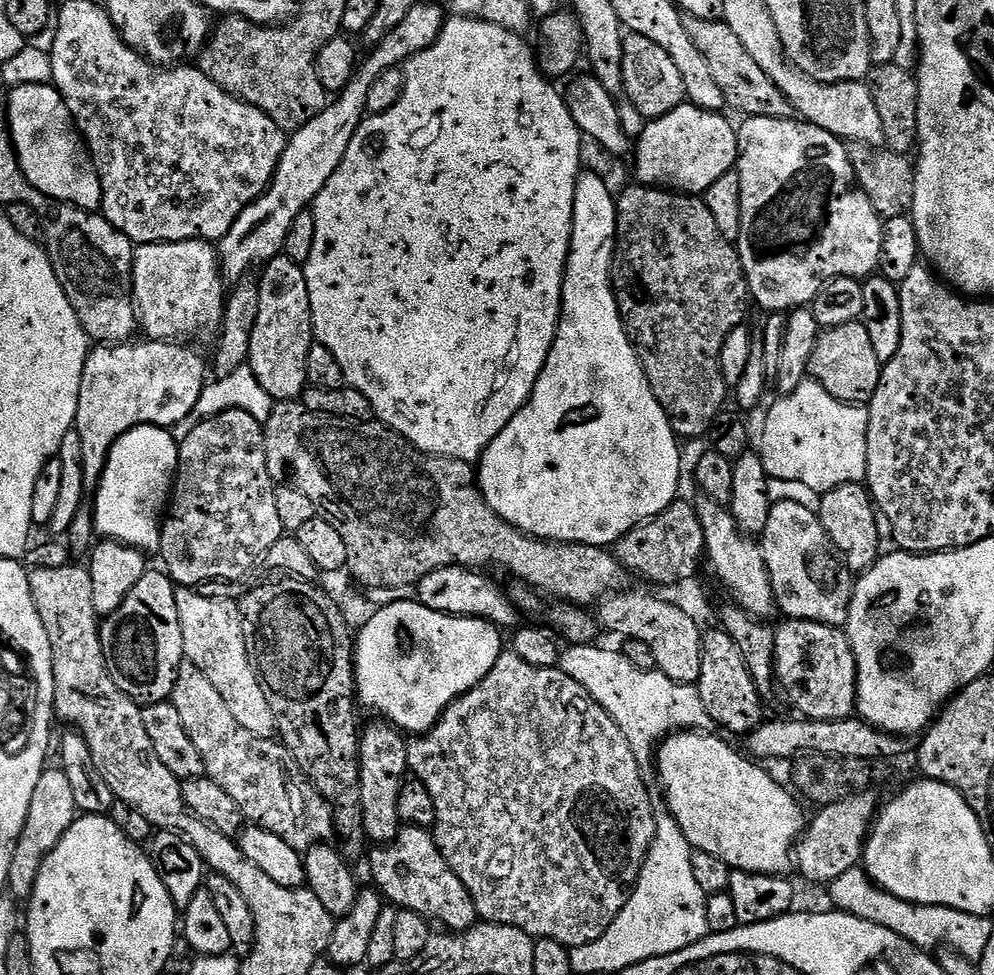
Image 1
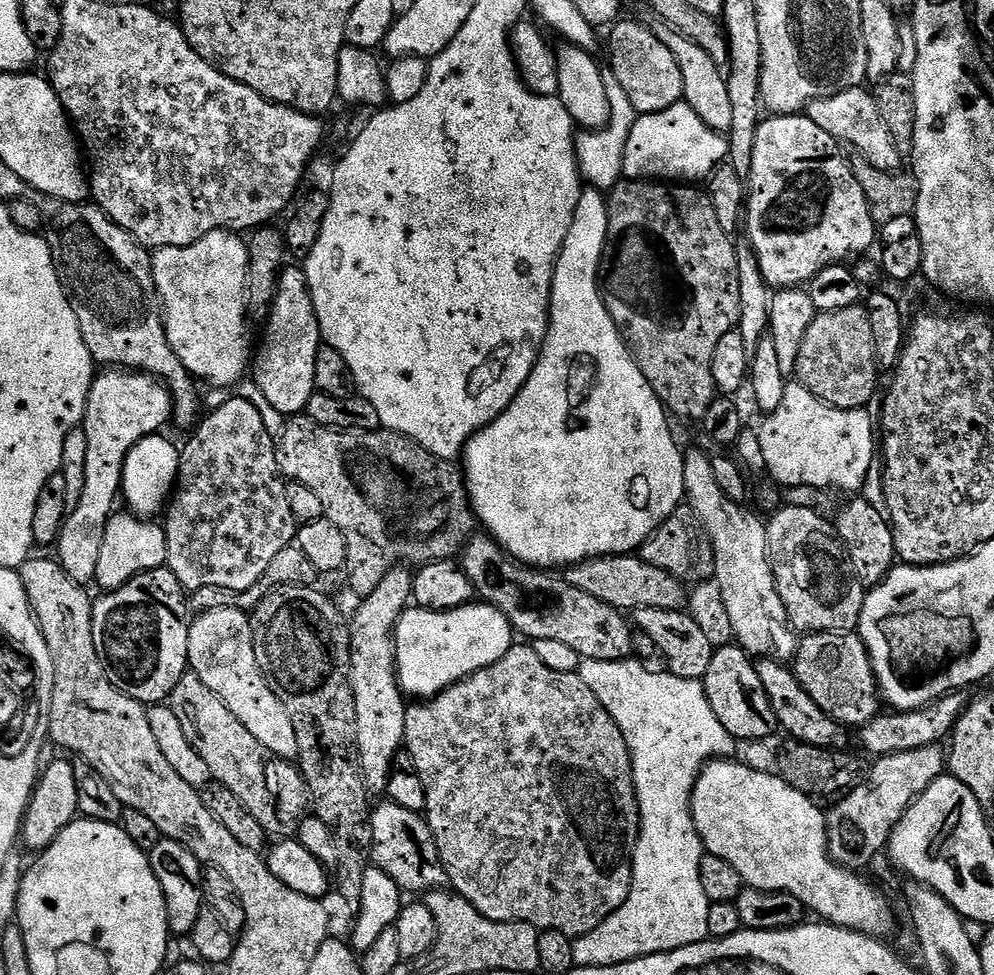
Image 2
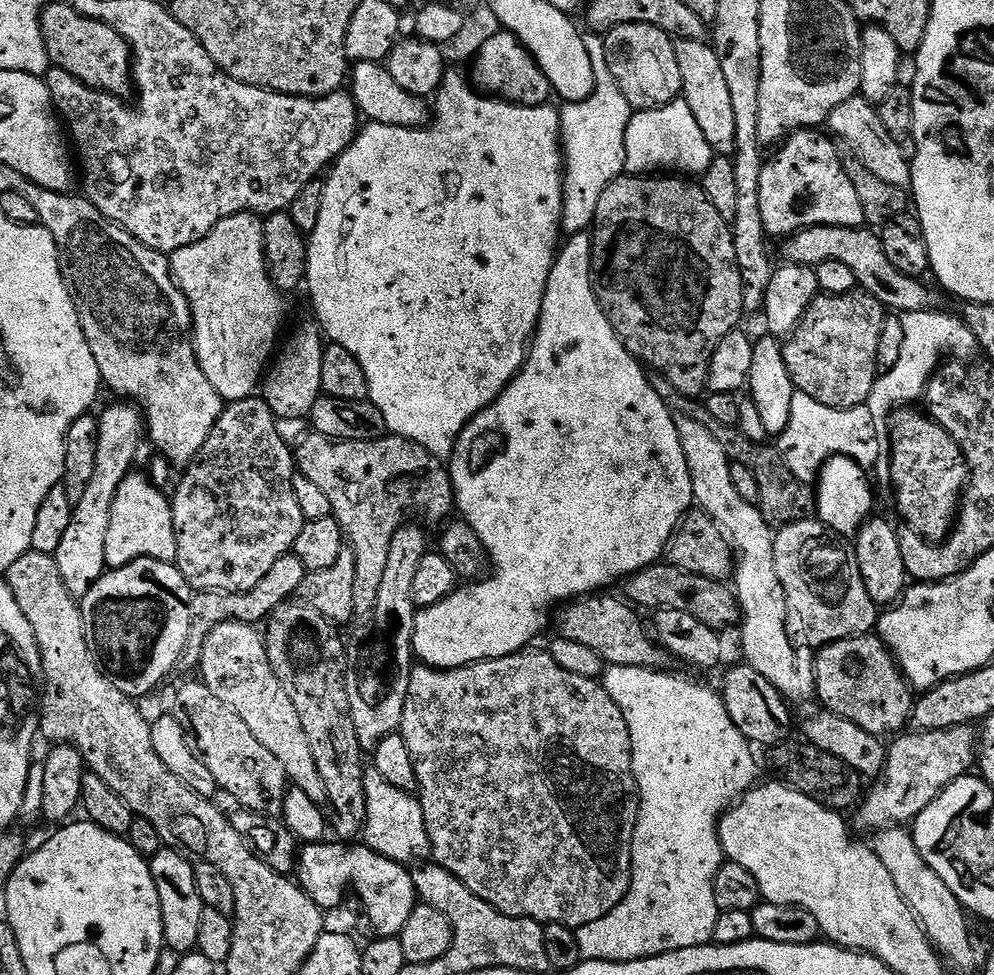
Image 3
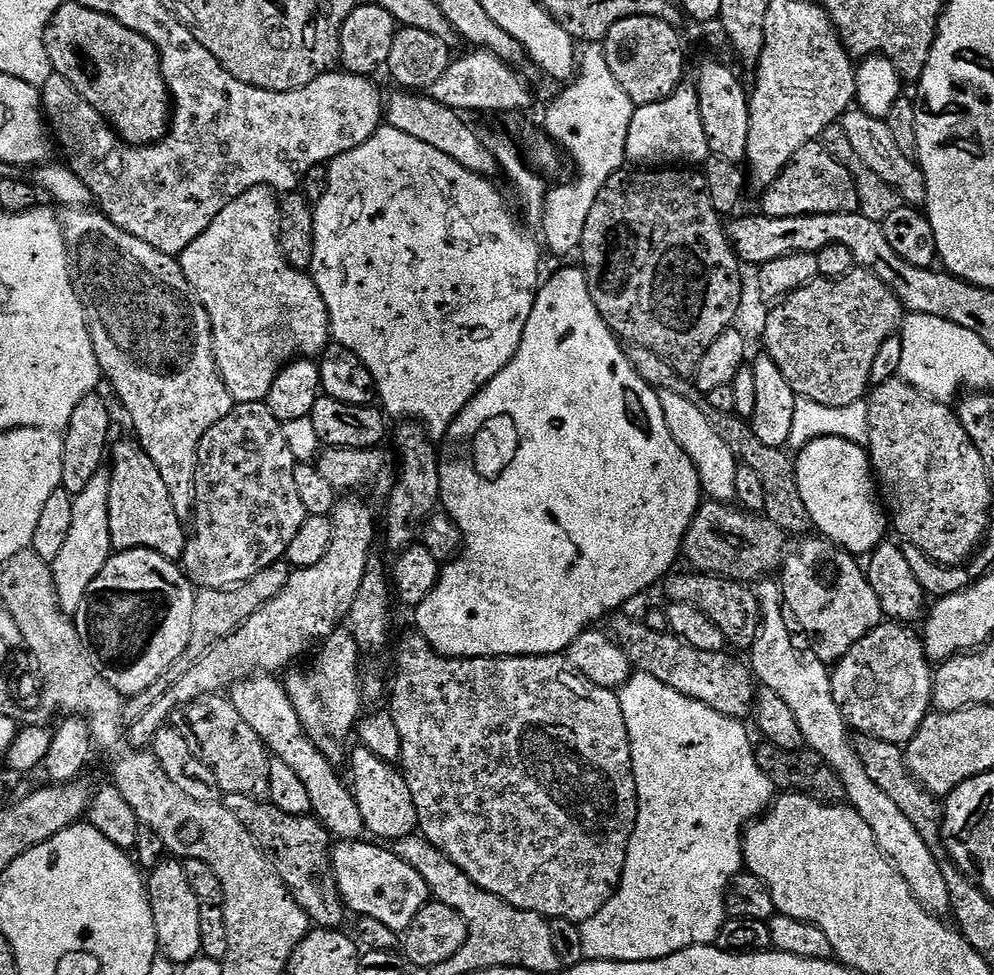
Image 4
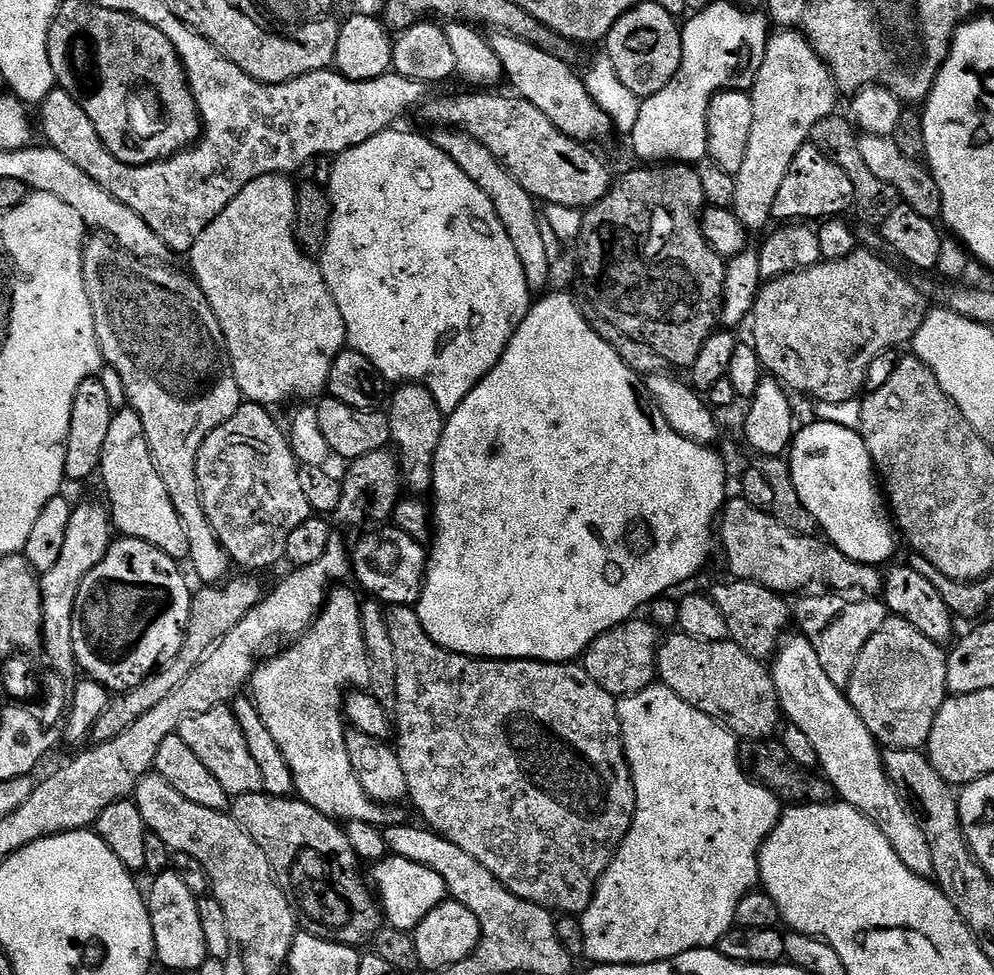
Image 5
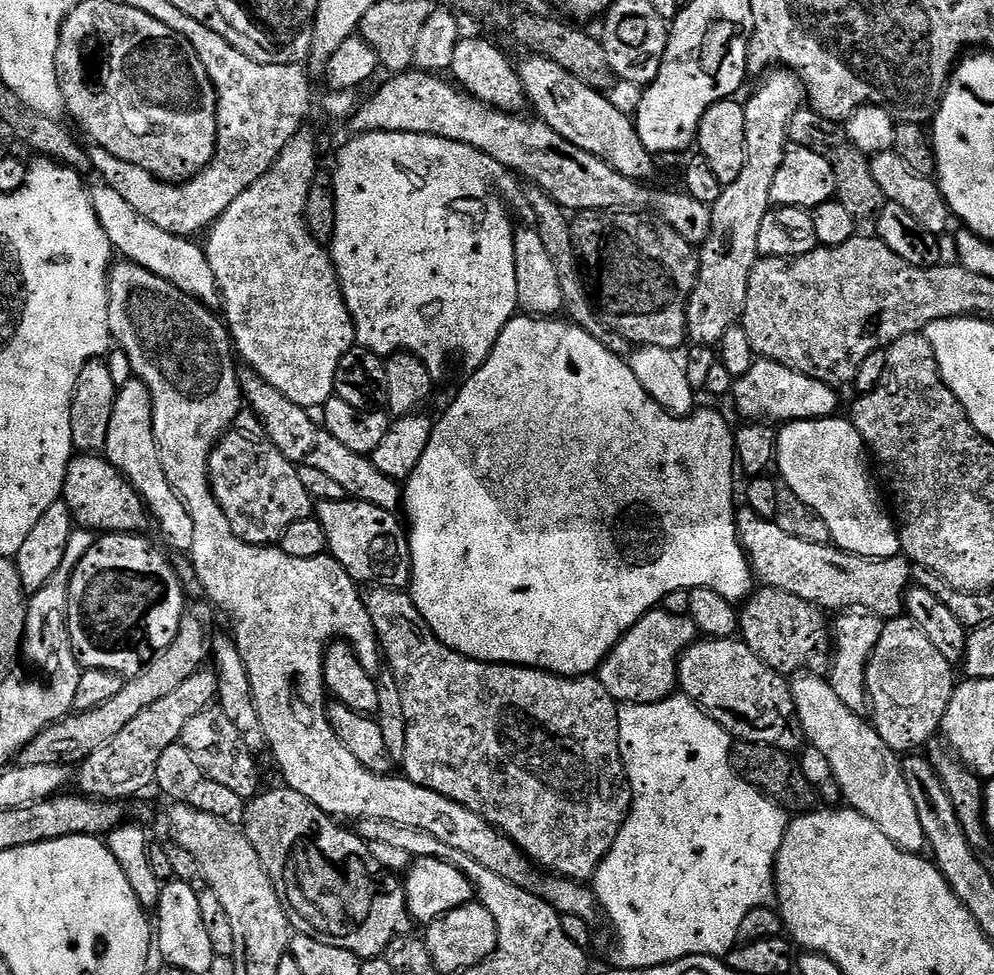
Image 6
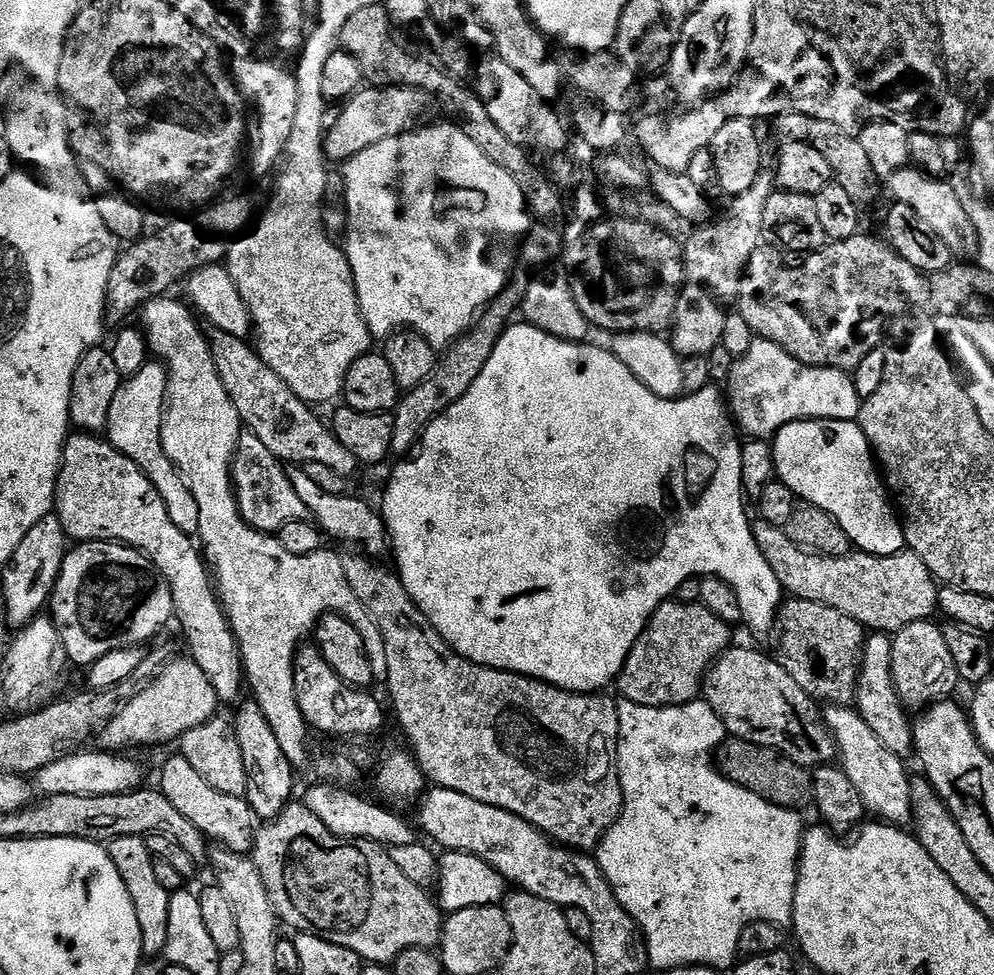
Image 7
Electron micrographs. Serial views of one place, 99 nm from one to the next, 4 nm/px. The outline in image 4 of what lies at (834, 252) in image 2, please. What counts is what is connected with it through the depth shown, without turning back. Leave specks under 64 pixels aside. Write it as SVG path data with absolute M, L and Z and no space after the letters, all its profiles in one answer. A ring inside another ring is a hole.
M813 142L802 146L798 154L782 170L771 186L763 193L763 215L790 218L802 214L834 214L854 212L860 207L858 190L852 175L824 149L823 143Z

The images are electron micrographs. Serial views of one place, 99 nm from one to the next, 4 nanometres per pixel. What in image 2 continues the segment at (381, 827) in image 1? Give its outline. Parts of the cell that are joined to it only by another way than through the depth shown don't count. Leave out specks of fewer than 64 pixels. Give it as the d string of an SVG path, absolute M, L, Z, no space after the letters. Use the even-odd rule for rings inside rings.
M408 566L392 568L374 586L370 595L359 601L356 613L350 616L350 682L354 690L354 718L356 719L356 745L360 759L360 773L369 793L387 793L388 779L396 755L404 748L406 714L409 705L404 704L406 693L400 688L396 676L396 624L413 603L413 569Z

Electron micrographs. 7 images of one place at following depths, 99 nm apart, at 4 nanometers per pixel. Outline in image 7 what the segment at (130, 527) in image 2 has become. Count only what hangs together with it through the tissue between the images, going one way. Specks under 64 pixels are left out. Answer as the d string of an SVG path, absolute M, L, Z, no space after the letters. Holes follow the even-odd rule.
M160 362L144 364L142 370L127 377L121 383L118 394L114 394L114 402L110 406L106 439L119 452L126 454L126 458L130 458L130 462L134 462L134 466L138 466L138 470L142 470L142 474L150 478L150 482L154 482L154 490L158 490L158 494L162 494L162 502L166 502L170 522L174 522L174 526L178 526L182 534L195 537L200 530L198 502L194 502L194 494L186 486L182 474L176 469L176 463L166 454L160 437L167 403L167 367Z

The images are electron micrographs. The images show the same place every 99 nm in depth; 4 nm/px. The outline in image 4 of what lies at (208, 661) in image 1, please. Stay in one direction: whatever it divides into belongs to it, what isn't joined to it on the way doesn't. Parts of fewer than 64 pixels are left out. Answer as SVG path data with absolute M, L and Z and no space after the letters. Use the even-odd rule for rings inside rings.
M257 674L247 680L239 681L230 689L230 699L234 710L242 714L242 719L258 734L258 738L264 747L275 759L286 762L298 778L302 778L302 786L310 793L310 806L312 816L320 821L320 824L329 837L337 841L358 840L365 835L362 810L358 810L358 802L352 797L349 785L340 781L336 773L337 765L327 760L321 754L313 740L304 733L302 722L298 718L298 712L290 702L288 692L283 683L272 674Z

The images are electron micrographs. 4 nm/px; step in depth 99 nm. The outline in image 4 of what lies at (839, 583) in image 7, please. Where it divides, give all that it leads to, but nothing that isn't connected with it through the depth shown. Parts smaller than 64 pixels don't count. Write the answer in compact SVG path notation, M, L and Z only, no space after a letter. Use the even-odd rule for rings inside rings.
M708 500L701 503L696 517L692 519L690 530L684 536L682 556L701 574L756 582L765 574L775 573L783 565L786 551L784 541L785 532L763 515L745 512L728 502Z

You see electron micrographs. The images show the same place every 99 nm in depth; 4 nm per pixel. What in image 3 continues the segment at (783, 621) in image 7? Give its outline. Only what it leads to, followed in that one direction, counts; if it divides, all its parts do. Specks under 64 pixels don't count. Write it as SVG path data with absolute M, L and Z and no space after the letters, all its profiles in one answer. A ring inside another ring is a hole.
M657 562L638 570L623 581L622 588L625 592L623 595L640 610L682 610L682 614L694 614L698 622L706 622L706 626L717 630L725 630L731 624L736 626L741 623L735 591L727 583L690 574L667 562Z

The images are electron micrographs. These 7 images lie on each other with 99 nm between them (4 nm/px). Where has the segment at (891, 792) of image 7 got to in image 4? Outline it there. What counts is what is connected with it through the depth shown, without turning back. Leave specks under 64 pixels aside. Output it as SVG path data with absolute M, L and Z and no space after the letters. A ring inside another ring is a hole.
M761 579L755 594L760 599L762 623L756 641L750 649L753 677L767 691L778 694L778 698L782 698L786 706L790 706L790 711L794 713L794 719L798 722L798 730L802 730L805 745L818 753L836 771L838 778L842 778L847 803L864 819L866 826L874 834L876 845L891 860L898 874L902 874L914 898L918 898L918 902L933 916L947 917L952 907L950 889L946 887L946 878L940 869L941 861L937 853L932 852L930 846L926 846L926 842L922 842L922 834L914 830L914 822L910 822L910 818L906 818L906 814L902 814L902 810L894 806L890 794L882 794L882 790L878 790L878 786L874 786L874 782L870 782L870 778L867 777L856 753L848 723L844 721L842 710L838 710L838 702L834 702L829 665L817 659L813 659L812 664L807 664L796 657L796 648L792 645L791 634L788 633L790 620L786 615L779 583L775 579Z

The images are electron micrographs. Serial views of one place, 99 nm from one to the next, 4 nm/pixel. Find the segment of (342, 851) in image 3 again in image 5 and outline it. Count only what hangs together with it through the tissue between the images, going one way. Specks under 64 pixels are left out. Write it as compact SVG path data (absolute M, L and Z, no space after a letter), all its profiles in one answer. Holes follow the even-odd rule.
M389 854L384 859L375 861L373 868L376 869L373 870L372 876L370 875L370 880L380 901L383 915L387 923L398 930L415 932L422 918L430 914L430 910L434 910L442 901L449 899L448 887L442 874L436 874L434 870L418 862L410 862L401 856Z

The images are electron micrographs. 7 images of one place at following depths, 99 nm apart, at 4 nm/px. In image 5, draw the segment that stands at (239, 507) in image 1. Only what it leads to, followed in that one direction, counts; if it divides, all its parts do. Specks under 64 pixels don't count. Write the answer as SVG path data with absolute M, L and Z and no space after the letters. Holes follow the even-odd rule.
M241 403L240 408L218 430L211 432L202 442L202 450L198 450L196 473L202 506L206 510L206 518L219 538L220 545L226 550L229 561L240 570L256 570L252 568L268 568L271 564L284 560L286 542L297 526L302 526L308 517L313 515L310 502L306 502L306 493L298 479L300 464L292 453L291 439L276 425L269 409L262 404Z

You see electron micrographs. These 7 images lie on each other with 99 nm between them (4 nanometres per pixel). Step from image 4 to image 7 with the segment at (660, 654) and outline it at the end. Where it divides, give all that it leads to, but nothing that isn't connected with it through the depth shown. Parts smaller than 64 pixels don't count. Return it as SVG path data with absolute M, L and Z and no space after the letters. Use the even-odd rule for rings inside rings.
M729 647L727 652L716 659L715 664L709 668L708 675L704 677L702 689L704 703L712 707L714 714L718 714L718 718L724 723L725 733L738 740L778 750L786 758L798 762L798 766L809 770L833 763L838 756L836 739L824 723L817 701L808 696L806 690L802 690L802 686L798 686L798 682L794 682L794 678L790 678L790 674L786 674L786 670L782 670L782 666L769 653L767 656L756 648L736 647Z

